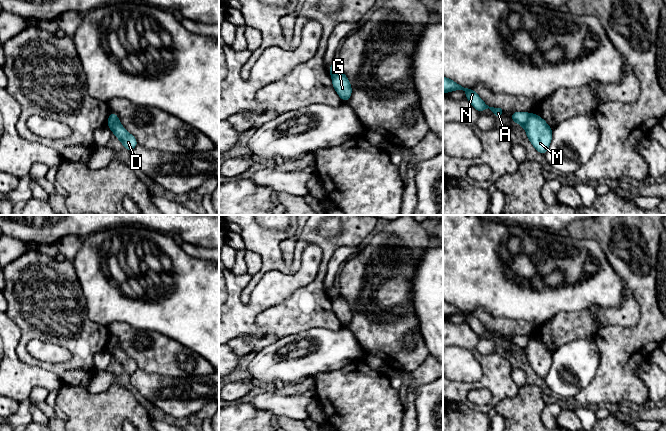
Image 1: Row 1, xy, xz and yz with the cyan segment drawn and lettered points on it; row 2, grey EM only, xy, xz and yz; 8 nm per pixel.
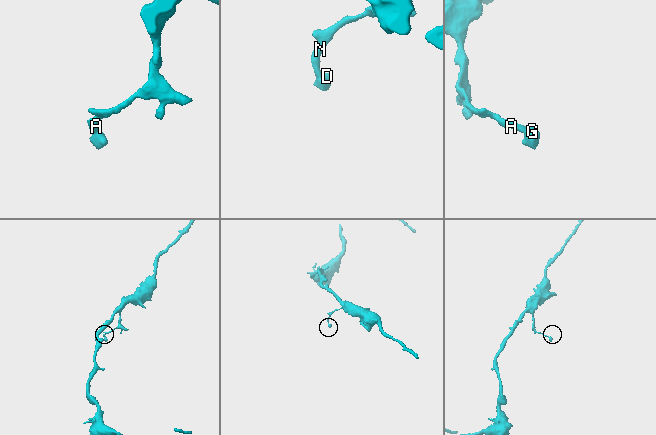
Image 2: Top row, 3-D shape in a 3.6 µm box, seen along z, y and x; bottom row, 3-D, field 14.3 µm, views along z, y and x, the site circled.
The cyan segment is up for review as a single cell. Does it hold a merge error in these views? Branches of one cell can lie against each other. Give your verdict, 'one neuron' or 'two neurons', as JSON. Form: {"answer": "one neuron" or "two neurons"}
{"answer": "two neurons"}

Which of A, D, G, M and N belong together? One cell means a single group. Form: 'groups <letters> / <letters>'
groups A N / D G M

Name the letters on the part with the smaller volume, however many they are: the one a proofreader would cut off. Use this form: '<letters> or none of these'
D, G, M

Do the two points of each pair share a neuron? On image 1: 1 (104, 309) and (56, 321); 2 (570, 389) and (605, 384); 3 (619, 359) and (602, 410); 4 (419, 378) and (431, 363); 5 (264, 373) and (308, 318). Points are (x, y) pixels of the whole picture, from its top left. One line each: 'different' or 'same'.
1: different
2: different
3: different
4: same
5: different

